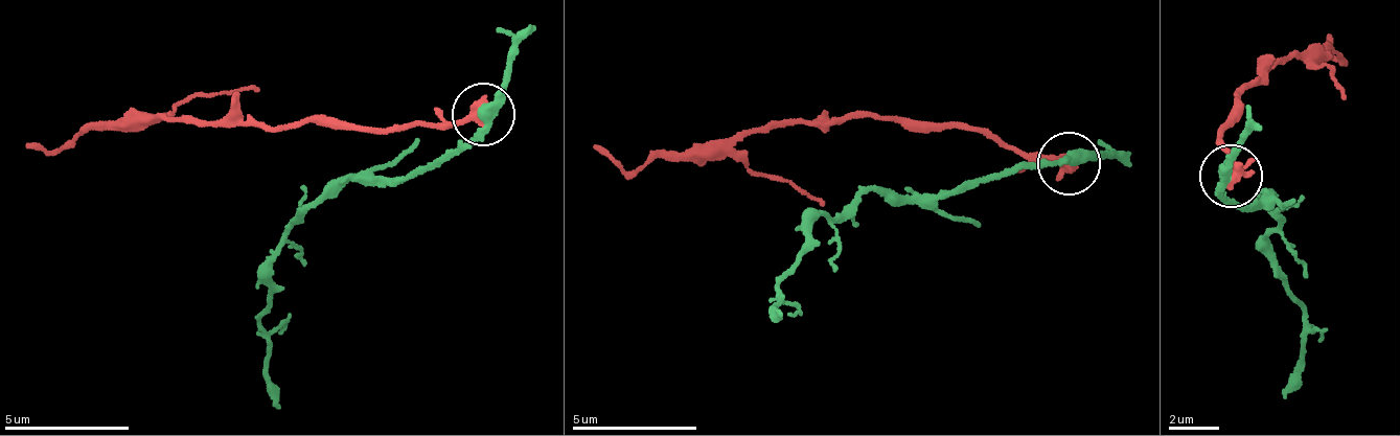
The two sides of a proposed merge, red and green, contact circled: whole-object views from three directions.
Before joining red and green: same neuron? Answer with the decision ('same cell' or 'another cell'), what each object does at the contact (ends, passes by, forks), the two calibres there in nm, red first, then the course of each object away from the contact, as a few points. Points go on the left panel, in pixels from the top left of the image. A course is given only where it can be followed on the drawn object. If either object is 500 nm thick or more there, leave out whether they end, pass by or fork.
another cell | 500/360 nm | red via (481, 113), (411, 122), (388, 130), (252, 122), (237, 125), (120, 117), (68, 143), (27, 142) | green via (481, 113), (478, 131), (423, 168), (389, 180), (342, 178), (287, 232), (259, 316), (281, 407)

